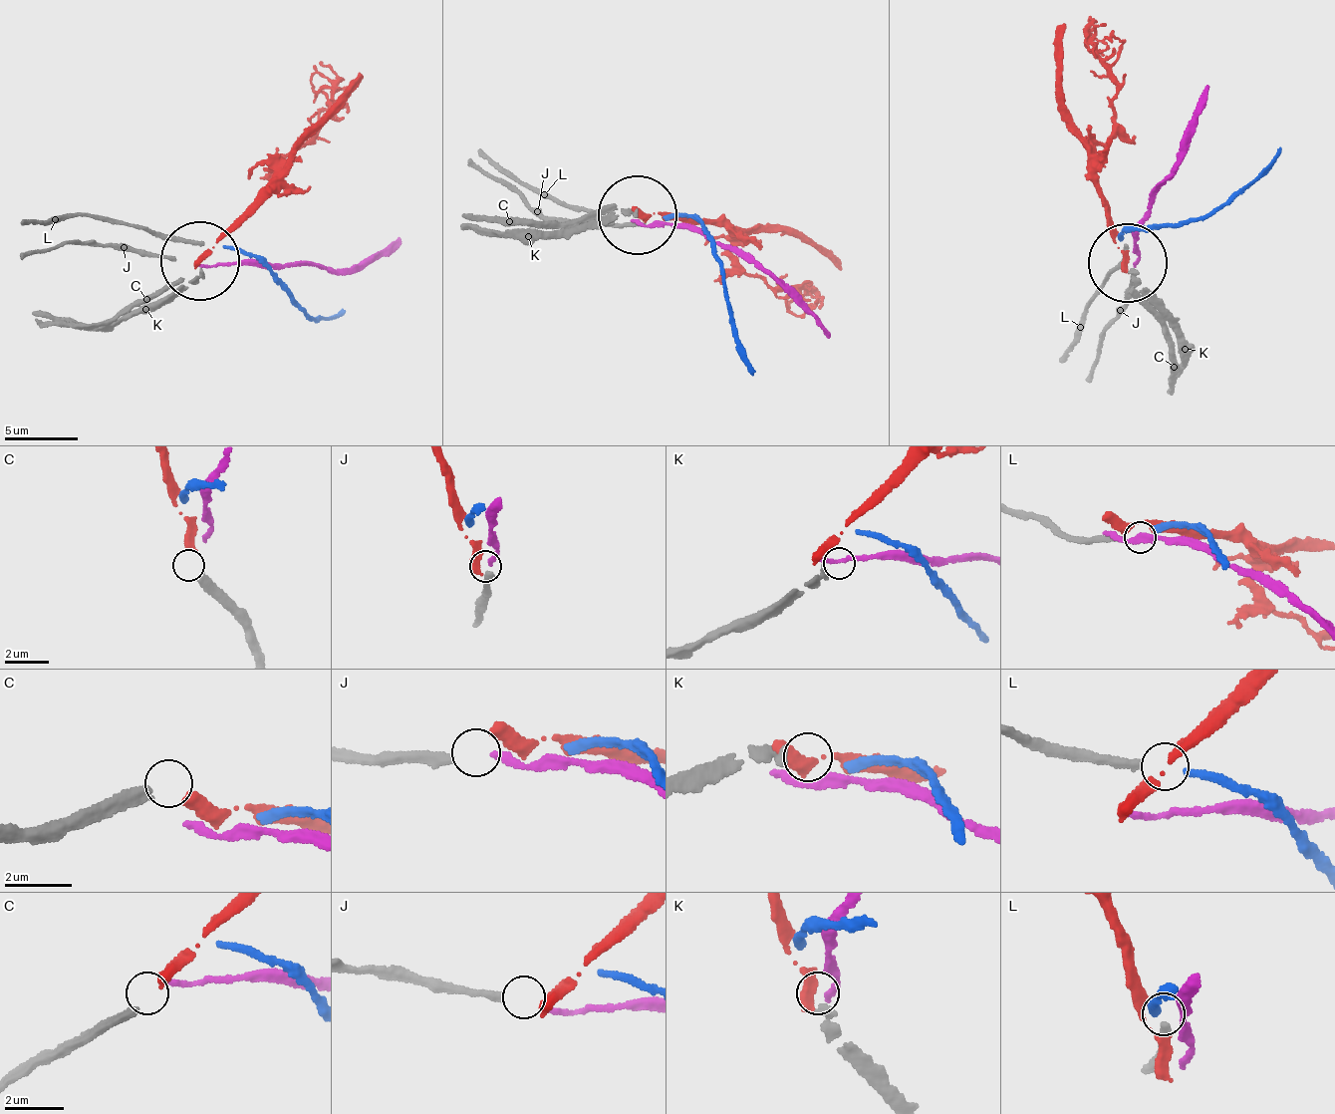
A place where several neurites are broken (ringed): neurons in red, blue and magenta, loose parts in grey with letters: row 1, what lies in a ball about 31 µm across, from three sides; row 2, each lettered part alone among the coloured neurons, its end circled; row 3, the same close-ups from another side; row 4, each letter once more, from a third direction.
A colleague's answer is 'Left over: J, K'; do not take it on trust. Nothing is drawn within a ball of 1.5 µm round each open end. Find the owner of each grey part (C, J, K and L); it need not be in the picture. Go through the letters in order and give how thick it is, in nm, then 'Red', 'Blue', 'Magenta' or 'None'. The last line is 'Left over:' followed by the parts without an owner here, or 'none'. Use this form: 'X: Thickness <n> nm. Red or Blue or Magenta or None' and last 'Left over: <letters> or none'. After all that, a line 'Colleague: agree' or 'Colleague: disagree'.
C: Thickness 360 nm. Red
J: Thickness 280 nm. Magenta
K: Thickness 360 nm. None
L: Thickness 240 nm. Blue
Left over: K
Colleague: disagree

